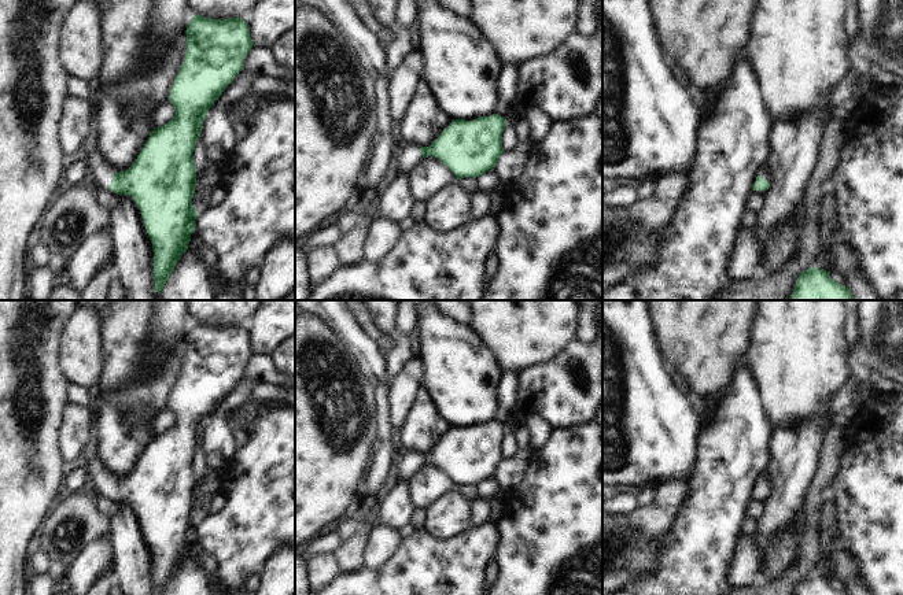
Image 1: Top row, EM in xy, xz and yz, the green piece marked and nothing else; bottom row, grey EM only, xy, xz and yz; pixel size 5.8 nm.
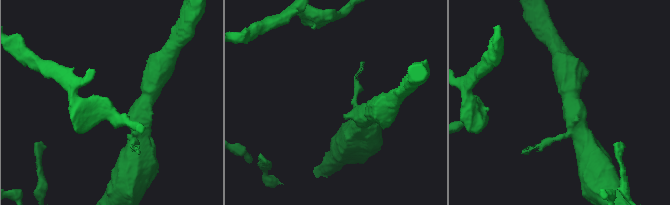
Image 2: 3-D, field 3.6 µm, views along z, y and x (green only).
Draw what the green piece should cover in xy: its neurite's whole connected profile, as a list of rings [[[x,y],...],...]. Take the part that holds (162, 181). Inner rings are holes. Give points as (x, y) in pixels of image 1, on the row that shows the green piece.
[[[195,14],[185,34],[187,53],[169,96],[176,108],[173,119],[161,128],[154,128],[136,162],[125,171],[115,171],[97,149],[86,156],[96,188],[110,188],[119,196],[132,196],[136,202],[154,248],[154,280],[158,295],[188,250],[191,234],[195,232],[198,211],[192,206],[192,199],[196,169],[192,155],[203,121],[225,88],[244,70],[244,60],[254,45],[248,23],[242,16],[211,19]]]

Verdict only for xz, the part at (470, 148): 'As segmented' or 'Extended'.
Extended.

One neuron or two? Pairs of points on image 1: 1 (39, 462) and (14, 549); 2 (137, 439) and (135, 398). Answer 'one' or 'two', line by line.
1: one
2: two

